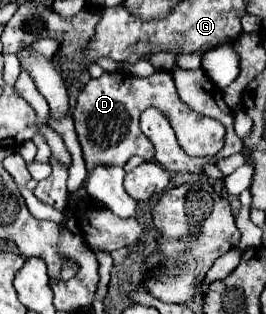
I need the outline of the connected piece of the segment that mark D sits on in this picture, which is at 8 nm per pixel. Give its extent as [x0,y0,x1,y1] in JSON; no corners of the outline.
[72,71,206,175]

